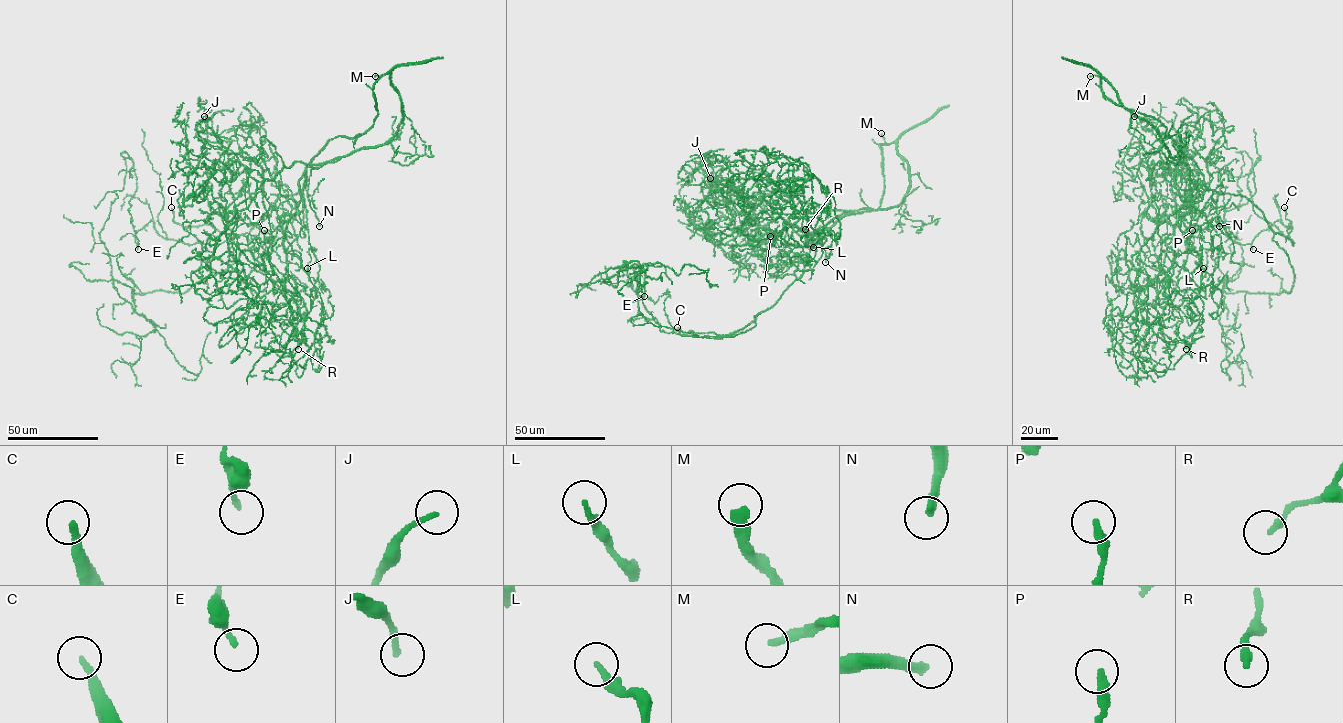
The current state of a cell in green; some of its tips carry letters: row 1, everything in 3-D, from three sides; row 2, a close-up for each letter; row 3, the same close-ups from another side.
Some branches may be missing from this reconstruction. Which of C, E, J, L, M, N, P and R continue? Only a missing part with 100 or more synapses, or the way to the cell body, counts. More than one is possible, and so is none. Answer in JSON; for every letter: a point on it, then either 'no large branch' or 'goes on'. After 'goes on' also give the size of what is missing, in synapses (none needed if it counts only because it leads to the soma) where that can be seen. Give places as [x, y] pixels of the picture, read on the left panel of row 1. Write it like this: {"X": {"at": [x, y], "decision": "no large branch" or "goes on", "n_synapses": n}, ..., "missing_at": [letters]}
{"C": {"at": [171, 207], "decision": "goes on", "n_synapses": 200}, "E": {"at": [138, 249], "decision": "no large branch"}, "J": {"at": [204, 116], "decision": "no large branch"}, "L": {"at": [307, 268], "decision": "no large branch"}, "M": {"at": [375, 76], "decision": "goes on", "n_synapses": 300}, "N": {"at": [319, 226], "decision": "goes on", "n_synapses": 250}, "P": {"at": [264, 230], "decision": "no large branch"}, "R": {"at": [298, 349], "decision": "no large branch"}, "missing_at": ["C", "M", "N"]}

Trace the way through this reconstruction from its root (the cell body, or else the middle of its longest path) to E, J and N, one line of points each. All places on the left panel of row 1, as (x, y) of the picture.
E: (370, 128), (330, 140), (304, 187), (248, 233), (182, 243), (151, 220), (138, 249)
J: (370, 128), (328, 141), (307, 167), (296, 202), (243, 152), (208, 160), (196, 130), (204, 116)
N: (370, 128), (377, 116), (374, 85), (389, 73), (403, 121), (384, 143), (311, 167), (307, 197), (319, 226)

